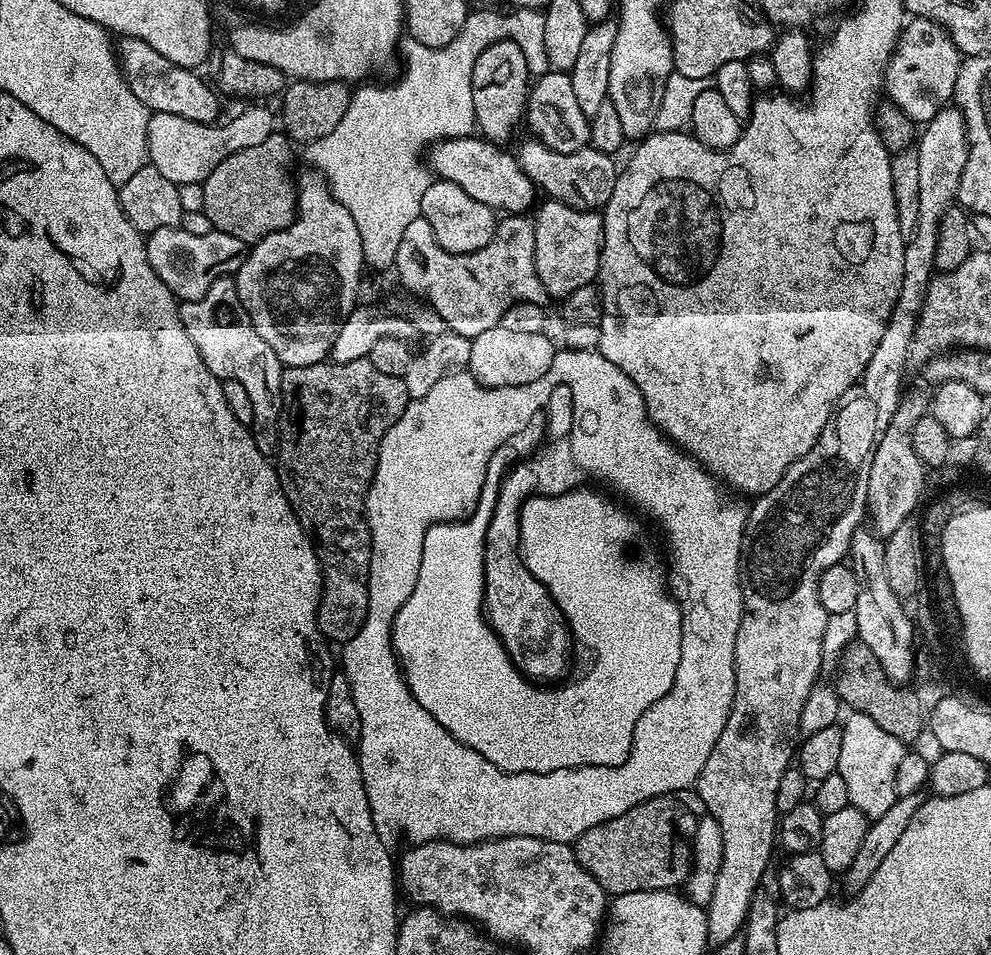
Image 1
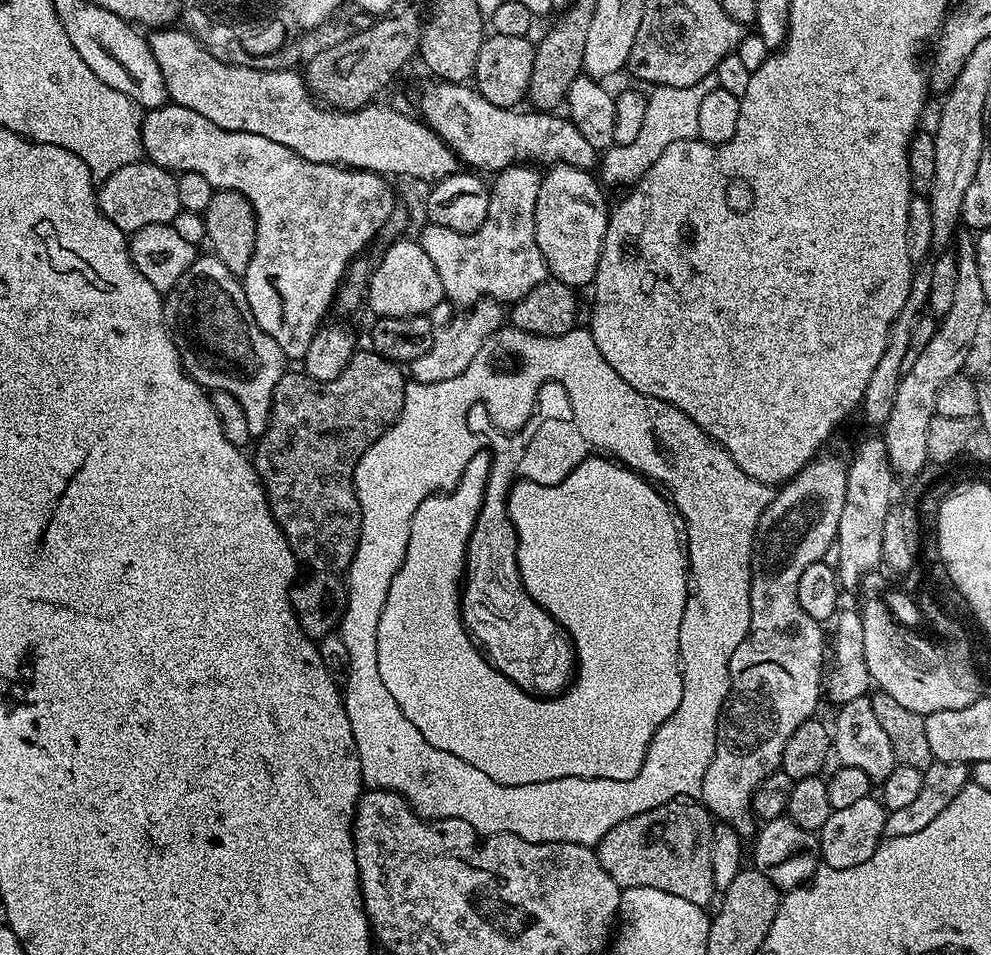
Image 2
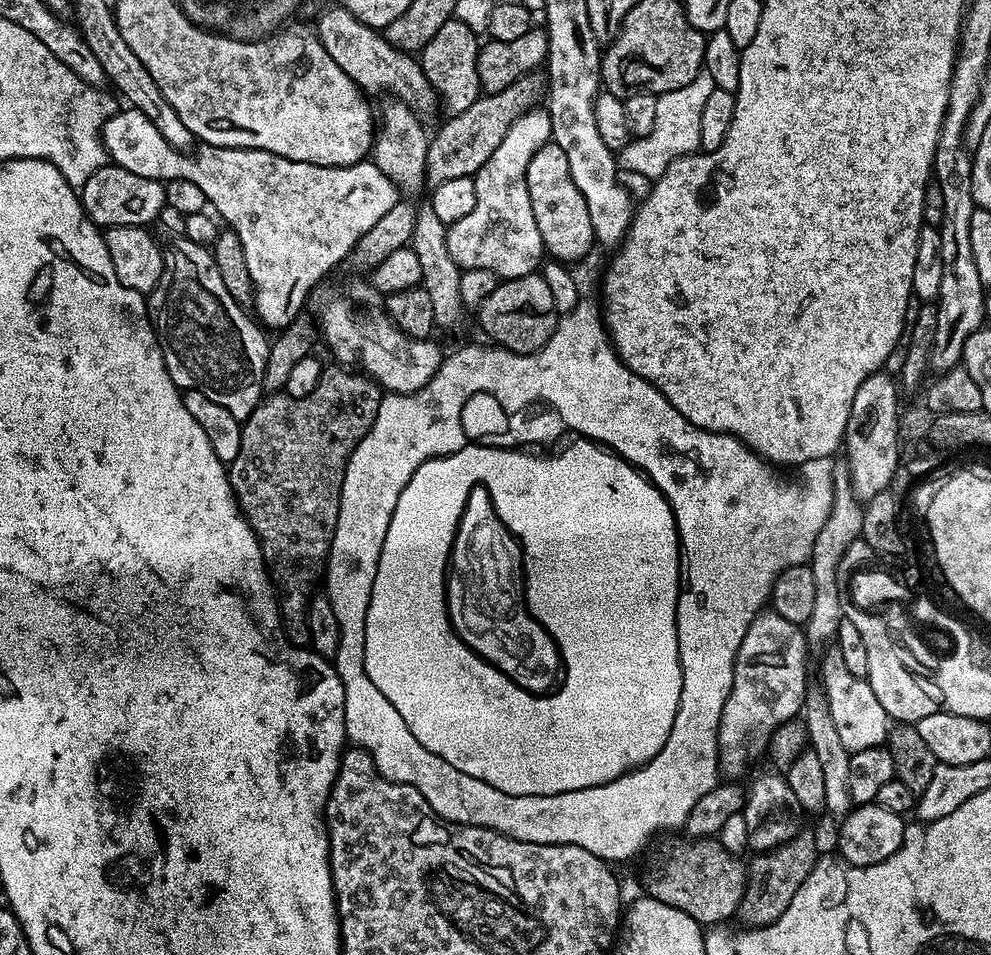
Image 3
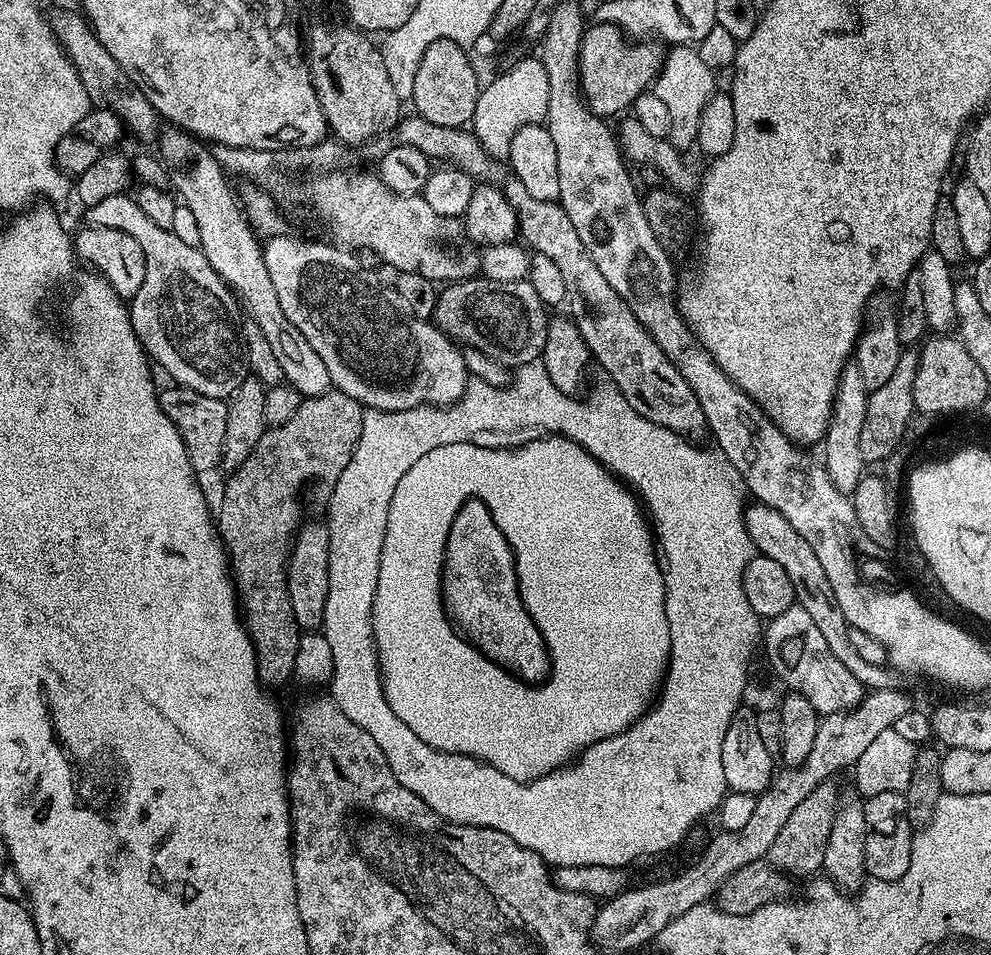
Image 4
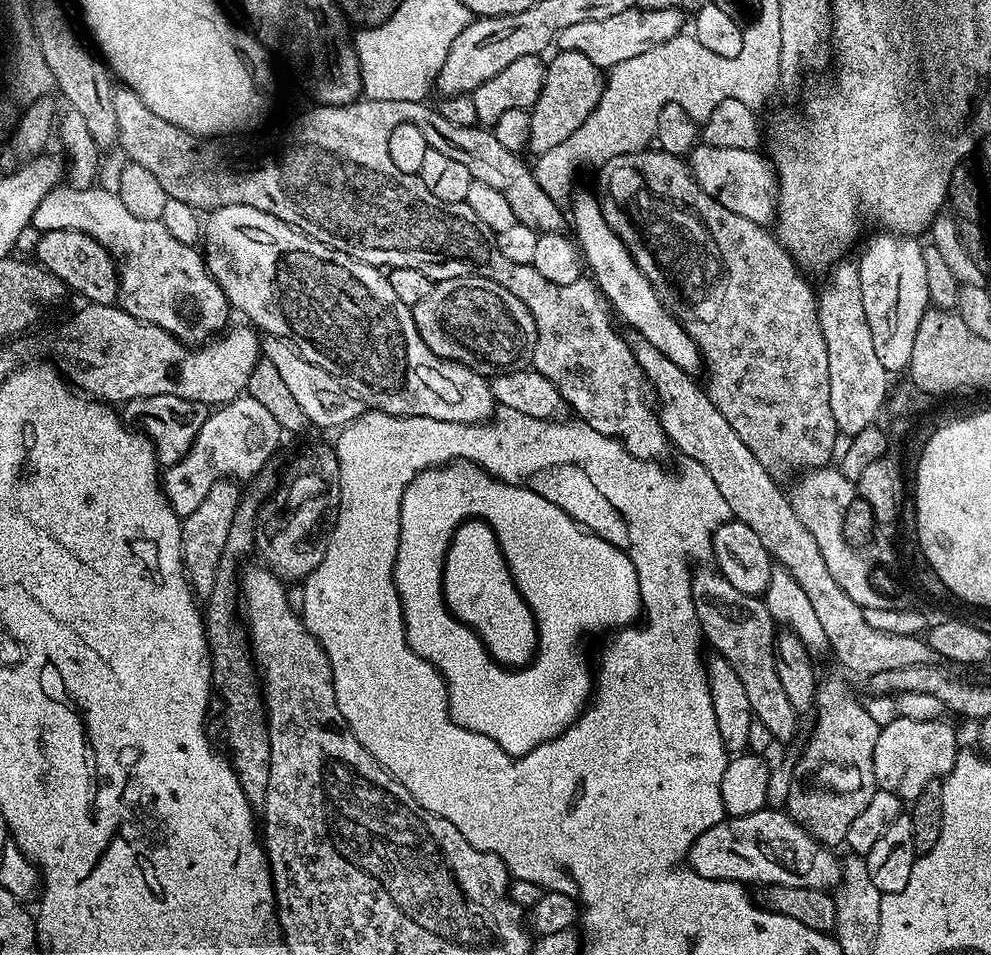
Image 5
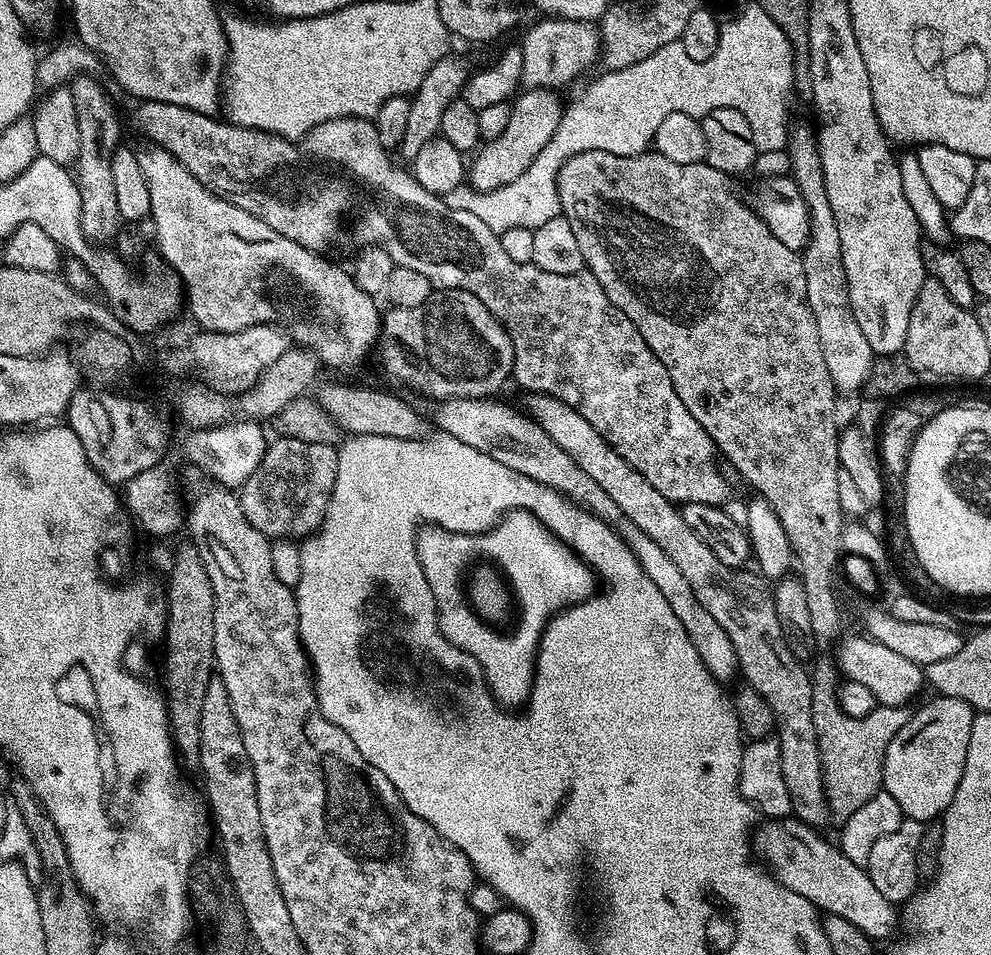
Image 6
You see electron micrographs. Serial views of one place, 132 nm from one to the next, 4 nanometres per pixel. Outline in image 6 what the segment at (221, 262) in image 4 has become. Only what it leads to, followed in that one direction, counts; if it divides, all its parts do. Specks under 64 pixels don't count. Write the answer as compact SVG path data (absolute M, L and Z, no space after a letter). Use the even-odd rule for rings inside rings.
M328 384L318 395L318 402L330 418L339 426L341 433L353 436L389 436L403 440L422 440L430 429L420 412L415 412L404 400L388 392L374 392L370 388L350 388L340 384Z

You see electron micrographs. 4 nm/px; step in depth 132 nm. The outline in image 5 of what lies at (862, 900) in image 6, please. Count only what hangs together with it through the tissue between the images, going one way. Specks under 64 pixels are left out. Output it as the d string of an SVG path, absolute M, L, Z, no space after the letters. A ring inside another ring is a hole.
M765 808L762 811L755 812L754 814L746 814L745 816L728 816L723 820L719 820L717 824L708 827L706 831L698 836L694 843L691 844L691 849L686 857L687 865L692 871L699 874L702 878L710 878L711 880L732 880L736 883L751 884L756 883L756 886L767 886L770 884L782 884L784 886L806 886L814 890L832 890L840 883L840 869L842 867L841 857L835 856L833 849L827 844L819 844L811 834L804 829L801 824L794 822L791 816L778 808Z

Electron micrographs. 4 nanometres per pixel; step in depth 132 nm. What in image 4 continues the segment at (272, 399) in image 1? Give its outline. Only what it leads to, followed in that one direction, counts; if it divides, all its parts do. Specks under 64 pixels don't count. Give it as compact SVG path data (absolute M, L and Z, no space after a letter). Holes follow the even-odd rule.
M131 195L105 198L103 202L91 205L87 212L88 224L110 226L130 234L130 238L135 238L138 246L142 246L142 254L146 254L146 278L142 278L138 294L130 297L134 334L143 344L145 352L176 379L173 381L177 385L198 394L206 394L206 398L227 401L236 393L238 386L242 386L244 377L249 375L248 361L244 358L244 342L240 338L241 309L232 289L216 273L214 266L206 262L204 253L195 243L187 244L182 237L175 236L177 233L173 229L159 228L155 222L150 222Z

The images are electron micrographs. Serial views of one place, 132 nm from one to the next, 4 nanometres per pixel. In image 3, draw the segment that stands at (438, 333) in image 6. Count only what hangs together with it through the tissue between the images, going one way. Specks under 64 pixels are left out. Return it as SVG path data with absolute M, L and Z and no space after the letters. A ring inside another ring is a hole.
M539 271L497 283L486 299L478 305L480 324L493 345L511 352L539 352L554 334L558 313L546 278Z

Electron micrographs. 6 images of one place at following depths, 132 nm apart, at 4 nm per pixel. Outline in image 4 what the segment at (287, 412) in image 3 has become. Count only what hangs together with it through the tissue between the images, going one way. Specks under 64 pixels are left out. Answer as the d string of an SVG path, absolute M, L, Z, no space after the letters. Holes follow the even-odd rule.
M335 390L301 399L298 410L294 410L293 416L287 422L264 431L258 446L250 450L250 456L229 475L232 477L224 484L220 512L218 508L218 535L224 541L224 551L228 553L244 626L256 648L256 672L260 676L261 685L269 689L282 687L288 676L293 675L295 654L302 635L302 630L294 618L294 610L290 610L286 569L296 529L302 523L300 515L304 512L304 499L309 496L320 506L327 505L332 499L334 486L338 486L338 478L342 478L342 470L346 470L346 462L350 462L358 446L365 411L364 405L350 398L350 394Z

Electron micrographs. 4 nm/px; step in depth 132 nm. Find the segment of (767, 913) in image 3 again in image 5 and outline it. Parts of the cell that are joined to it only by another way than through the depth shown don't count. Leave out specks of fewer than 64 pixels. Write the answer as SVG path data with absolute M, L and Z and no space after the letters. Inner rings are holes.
M840 676L823 677L819 681L814 707L815 714L816 725L812 728L812 737L809 738L800 761L792 768L786 812L794 822L801 824L819 844L843 845L848 839L848 831L850 825L854 823L854 818L858 818L858 814L866 810L866 802L870 802L870 798L874 798L878 790L874 778L874 746L878 743L881 727L870 718L865 705L856 702L848 690L847 682Z

